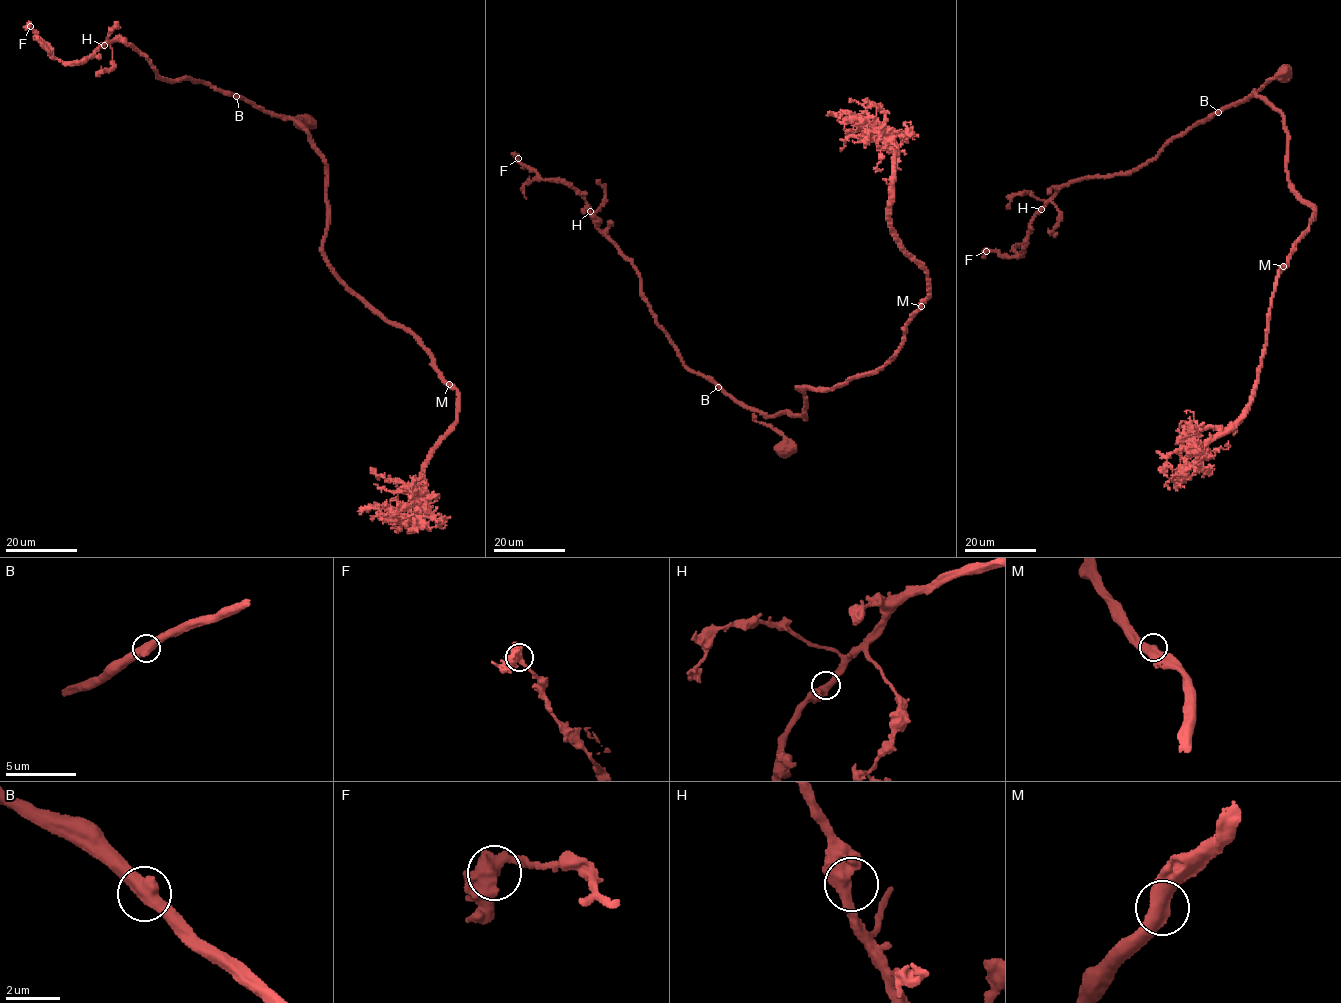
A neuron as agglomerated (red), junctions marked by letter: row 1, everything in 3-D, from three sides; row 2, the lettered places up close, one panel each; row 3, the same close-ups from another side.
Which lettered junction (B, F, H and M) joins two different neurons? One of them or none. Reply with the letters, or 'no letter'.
no letter

